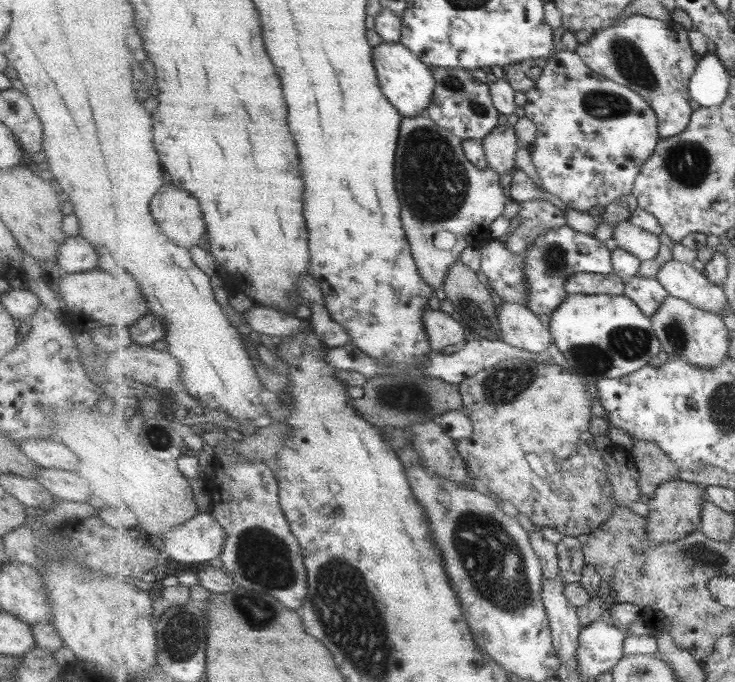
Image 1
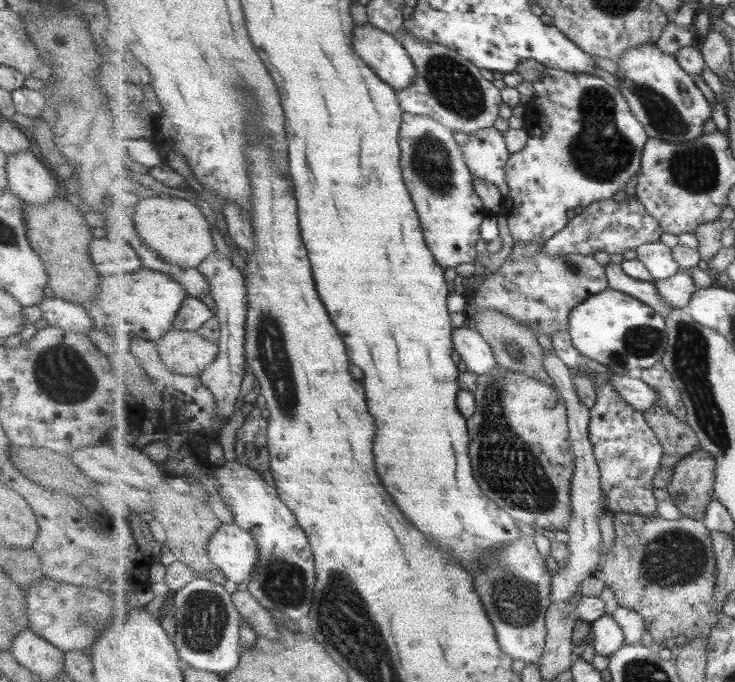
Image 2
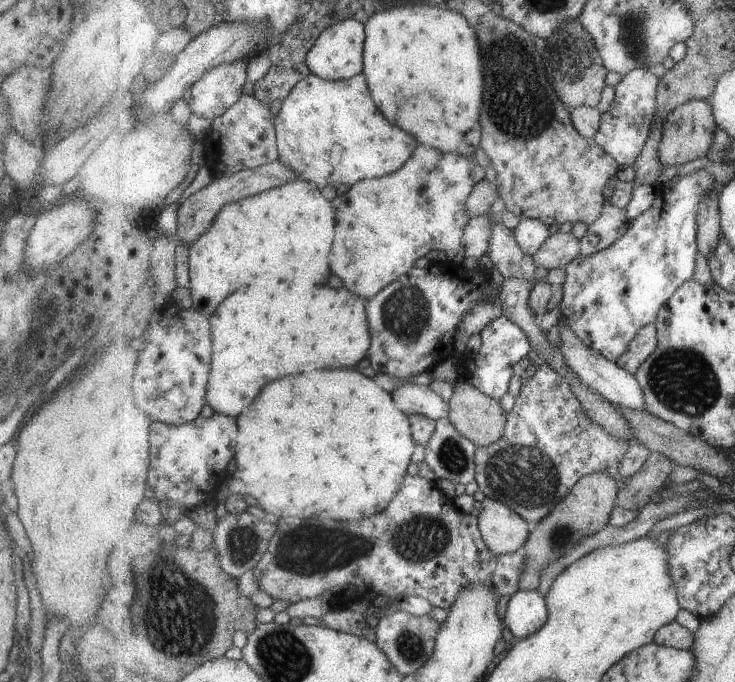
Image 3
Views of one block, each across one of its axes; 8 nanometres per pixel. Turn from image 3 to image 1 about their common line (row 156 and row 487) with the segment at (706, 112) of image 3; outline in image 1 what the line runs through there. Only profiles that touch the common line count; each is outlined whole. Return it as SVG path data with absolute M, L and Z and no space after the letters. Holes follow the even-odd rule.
M675 480L663 484L652 499L649 499L646 538L650 542L673 542L689 536L701 527L703 504L707 502L707 488L695 483Z

